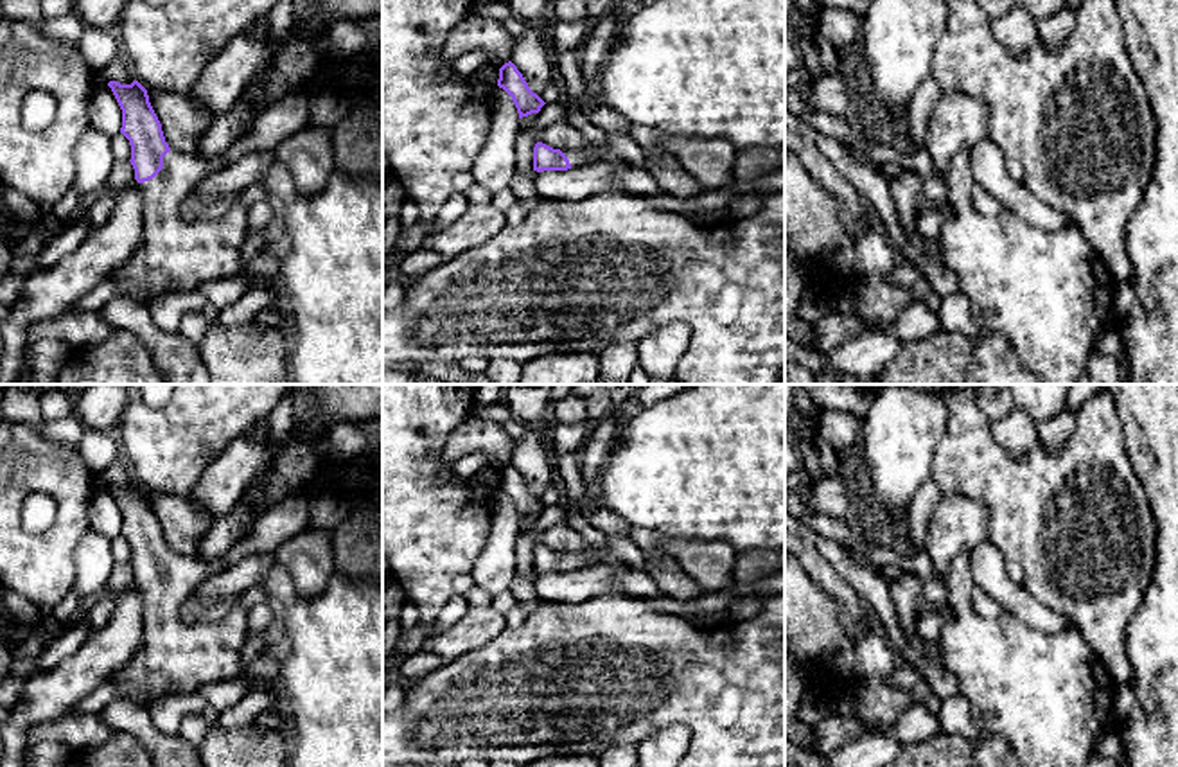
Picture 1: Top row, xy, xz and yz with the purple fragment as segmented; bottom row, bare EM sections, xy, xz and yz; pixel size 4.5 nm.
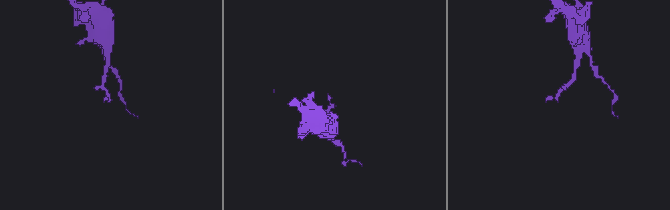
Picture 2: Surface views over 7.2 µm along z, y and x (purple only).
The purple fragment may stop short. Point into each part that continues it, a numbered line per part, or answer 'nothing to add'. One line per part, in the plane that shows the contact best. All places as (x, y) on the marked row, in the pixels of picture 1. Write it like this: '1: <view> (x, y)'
1: xy (175, 255)

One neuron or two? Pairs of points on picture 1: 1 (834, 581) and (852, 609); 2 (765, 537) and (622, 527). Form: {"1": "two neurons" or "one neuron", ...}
{"1": "one neuron", "2": "two neurons"}

